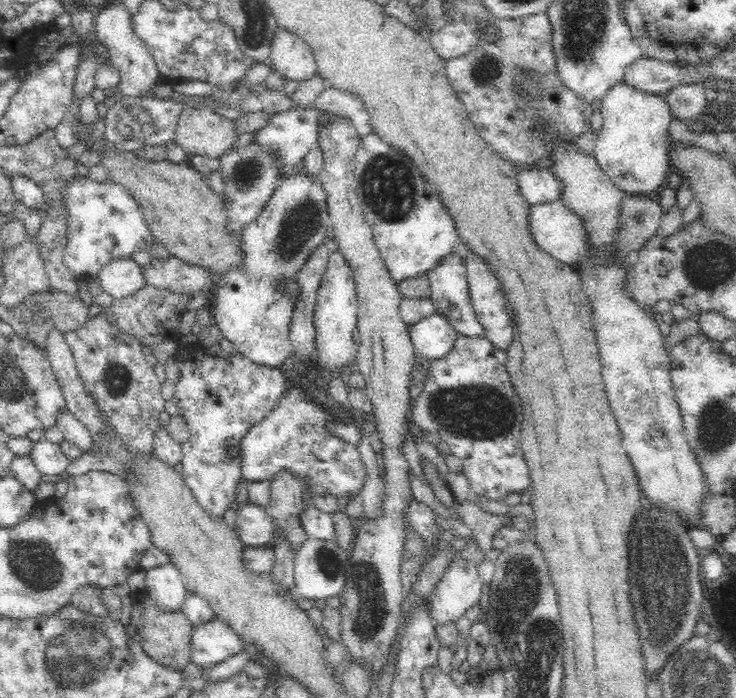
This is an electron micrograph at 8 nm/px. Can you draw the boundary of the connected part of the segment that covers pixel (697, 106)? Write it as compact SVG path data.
M698 84L674 86L664 95L671 118L679 122L696 123L708 104L705 88Z

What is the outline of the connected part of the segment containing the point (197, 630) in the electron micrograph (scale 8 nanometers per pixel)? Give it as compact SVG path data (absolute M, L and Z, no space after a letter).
M214 618L197 624L191 632L191 660L202 670L224 662L243 649L243 641L224 621Z

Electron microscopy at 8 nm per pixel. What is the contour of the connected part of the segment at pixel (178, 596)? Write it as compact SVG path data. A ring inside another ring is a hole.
M171 562L148 569L145 592L164 611L180 611L188 590L182 573Z

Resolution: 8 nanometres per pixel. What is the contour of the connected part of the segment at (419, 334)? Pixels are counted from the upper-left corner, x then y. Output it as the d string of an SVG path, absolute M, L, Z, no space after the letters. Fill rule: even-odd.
M438 312L408 325L407 330L416 354L430 361L446 356L458 334Z

